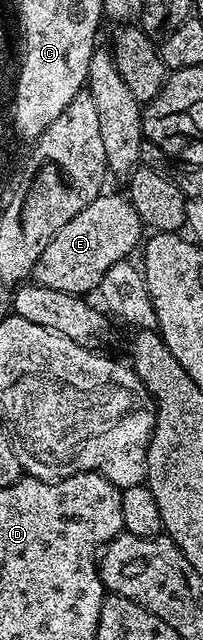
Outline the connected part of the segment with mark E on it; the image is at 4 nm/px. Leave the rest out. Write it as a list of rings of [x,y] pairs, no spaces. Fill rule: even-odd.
[[[101,194],[89,202],[77,218],[69,218],[69,222],[57,230],[53,242],[40,253],[37,280],[42,287],[72,294],[94,293],[107,267],[118,260],[128,259],[132,255],[130,252],[140,247],[145,225],[137,210],[126,195],[107,195]]]

